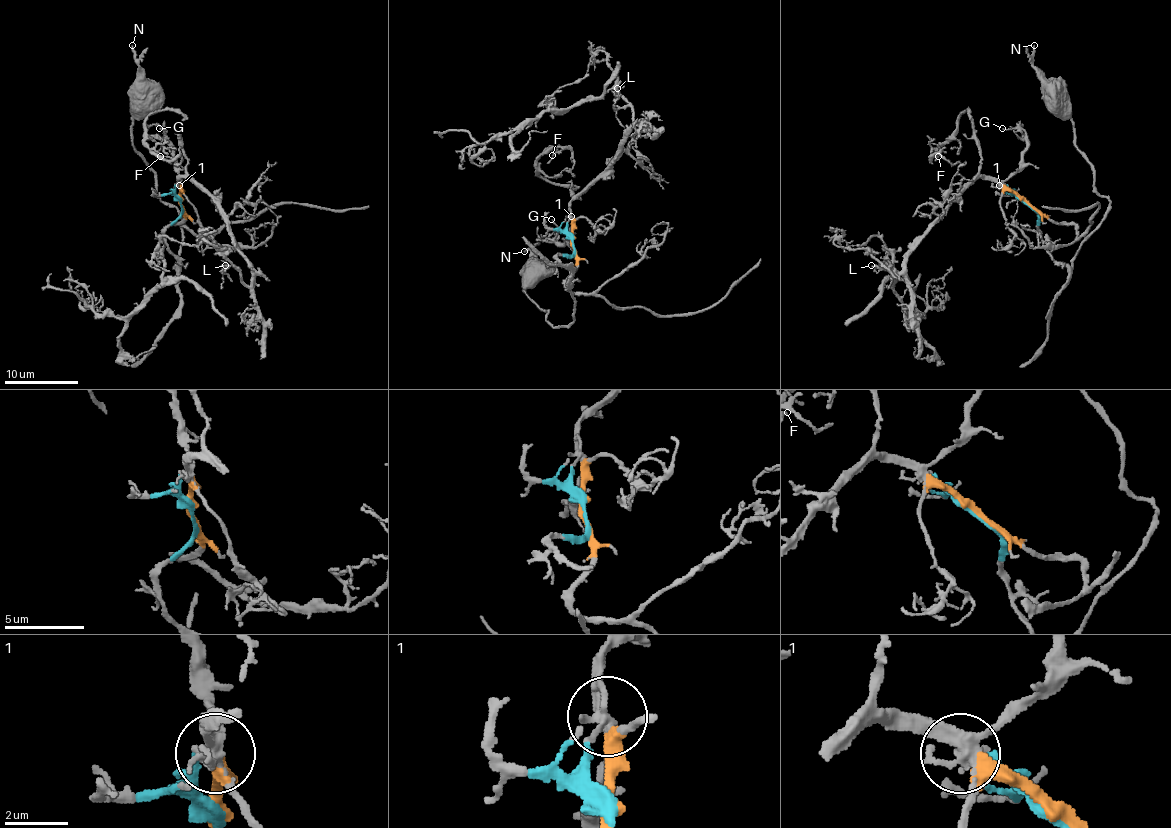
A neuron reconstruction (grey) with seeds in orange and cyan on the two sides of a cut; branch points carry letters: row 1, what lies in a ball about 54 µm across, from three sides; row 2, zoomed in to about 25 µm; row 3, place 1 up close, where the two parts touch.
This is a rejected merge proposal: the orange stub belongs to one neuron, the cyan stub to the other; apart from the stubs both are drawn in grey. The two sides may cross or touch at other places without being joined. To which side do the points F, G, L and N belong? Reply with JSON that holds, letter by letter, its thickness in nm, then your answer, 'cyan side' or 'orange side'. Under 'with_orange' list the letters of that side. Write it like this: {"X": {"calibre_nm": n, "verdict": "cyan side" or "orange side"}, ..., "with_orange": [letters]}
{"F": {"calibre_nm": 140, "verdict": "orange side"}, "G": {"calibre_nm": 130, "verdict": "orange side"}, "L": {"calibre_nm": 120, "verdict": "orange side"}, "N": {"calibre_nm": 190, "verdict": "cyan side"}, "with_orange": ["F", "G", "L"]}

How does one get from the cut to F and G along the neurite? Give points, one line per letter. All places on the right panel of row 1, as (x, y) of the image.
F: (1026, 202), (980, 172), (981, 157), (974, 124), (967, 109), (957, 120), (957, 130), (929, 159), (939, 156)
G: (1026, 202), (1004, 183), (1017, 170), (1026, 143), (1011, 130), (1002, 128)

